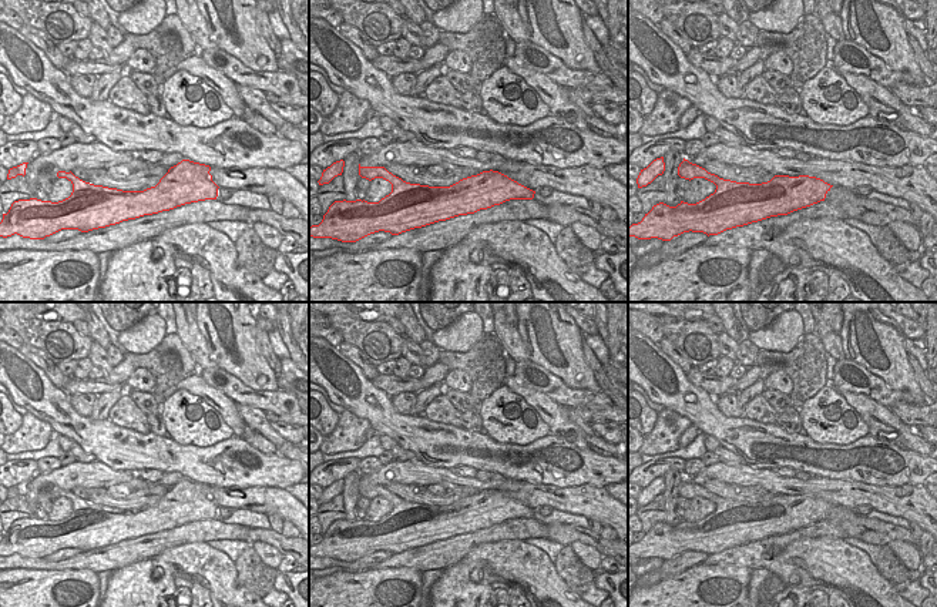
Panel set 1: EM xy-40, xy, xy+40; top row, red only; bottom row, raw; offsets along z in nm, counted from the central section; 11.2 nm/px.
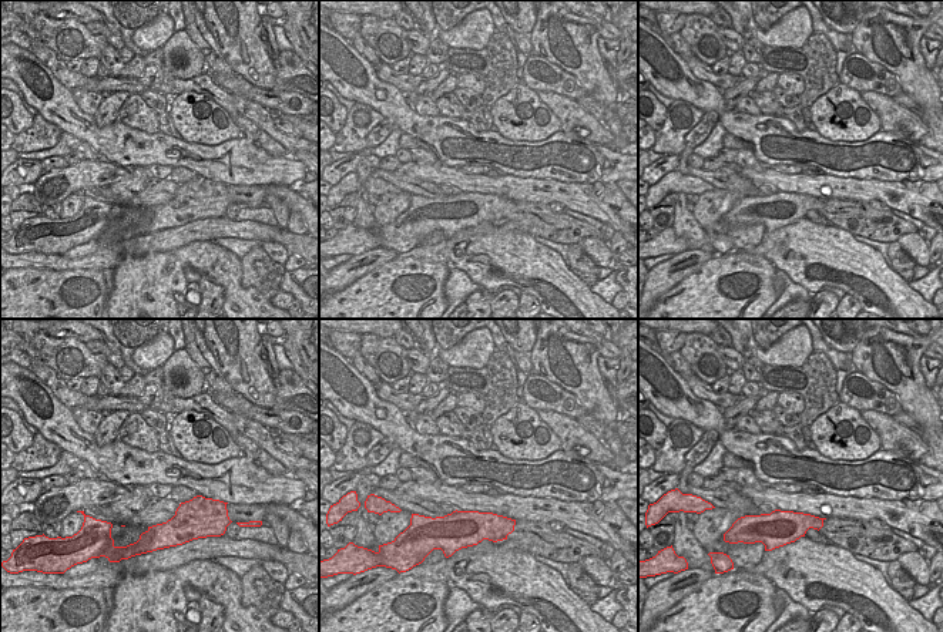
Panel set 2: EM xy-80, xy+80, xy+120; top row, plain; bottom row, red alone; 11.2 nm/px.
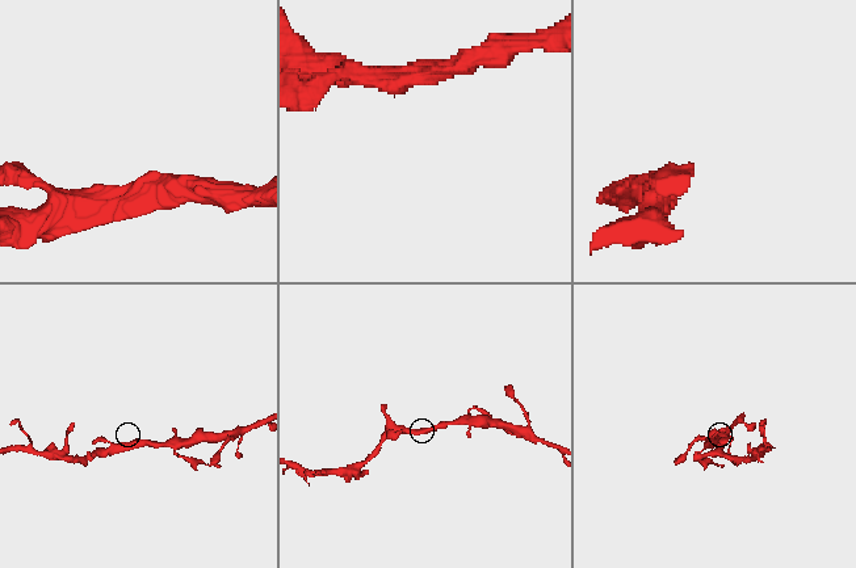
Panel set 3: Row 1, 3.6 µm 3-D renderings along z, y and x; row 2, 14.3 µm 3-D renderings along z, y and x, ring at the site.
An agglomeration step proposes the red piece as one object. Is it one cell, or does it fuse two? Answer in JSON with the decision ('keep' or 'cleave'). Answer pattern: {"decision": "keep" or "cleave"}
{"decision": "keep"}

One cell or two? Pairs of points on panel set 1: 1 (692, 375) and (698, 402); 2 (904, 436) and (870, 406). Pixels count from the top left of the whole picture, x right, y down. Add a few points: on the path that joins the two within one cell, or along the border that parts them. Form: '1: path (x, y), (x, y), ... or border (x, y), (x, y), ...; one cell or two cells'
1: border (685, 375), (694, 385), (702, 388), (714, 398); two cells
2: path (897, 428), (890, 426), (879, 415); one cell

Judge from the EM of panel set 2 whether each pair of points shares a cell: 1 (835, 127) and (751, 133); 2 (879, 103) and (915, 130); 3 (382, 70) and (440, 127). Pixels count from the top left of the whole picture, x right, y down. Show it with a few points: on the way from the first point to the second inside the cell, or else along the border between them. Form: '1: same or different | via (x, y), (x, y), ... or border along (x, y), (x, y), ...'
1: different | border along (816, 130), (824, 137), (848, 143)
2: same | via (888, 111), (906, 124)
3: different | border along (376, 76), (393, 84), (405, 96)

